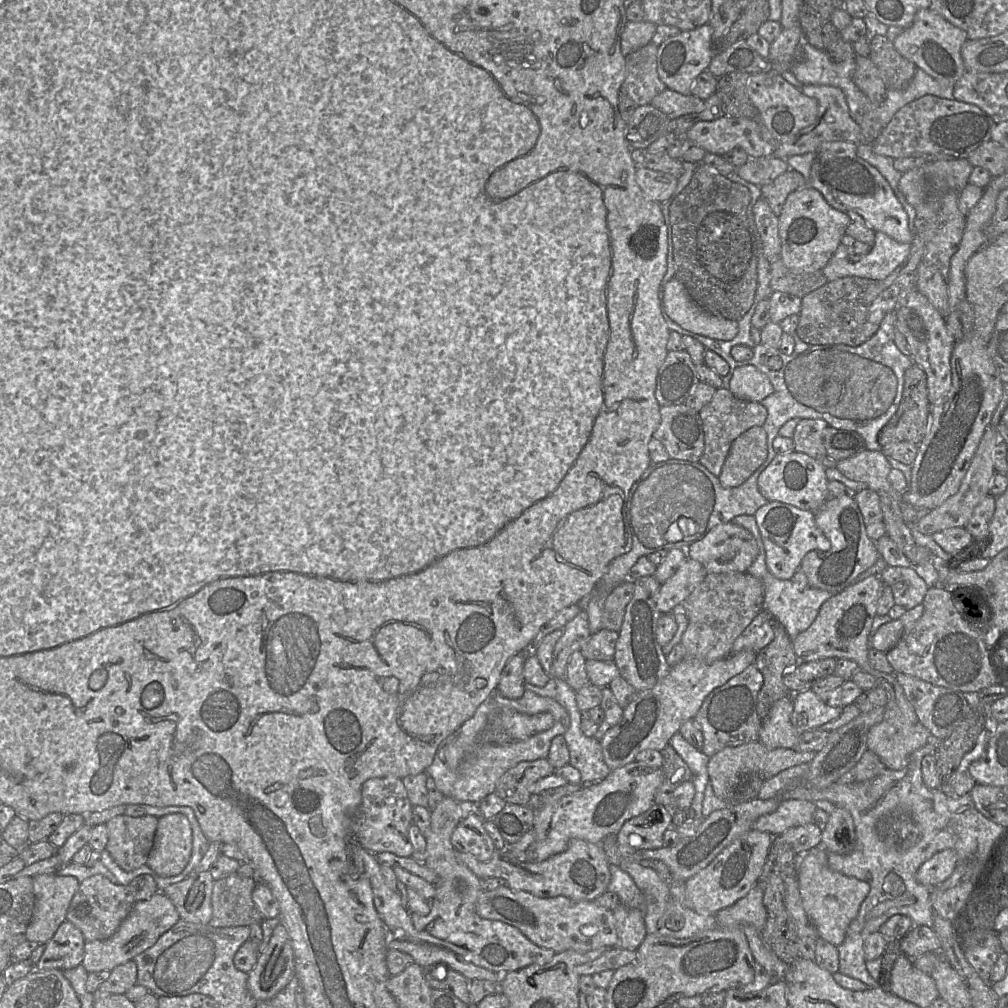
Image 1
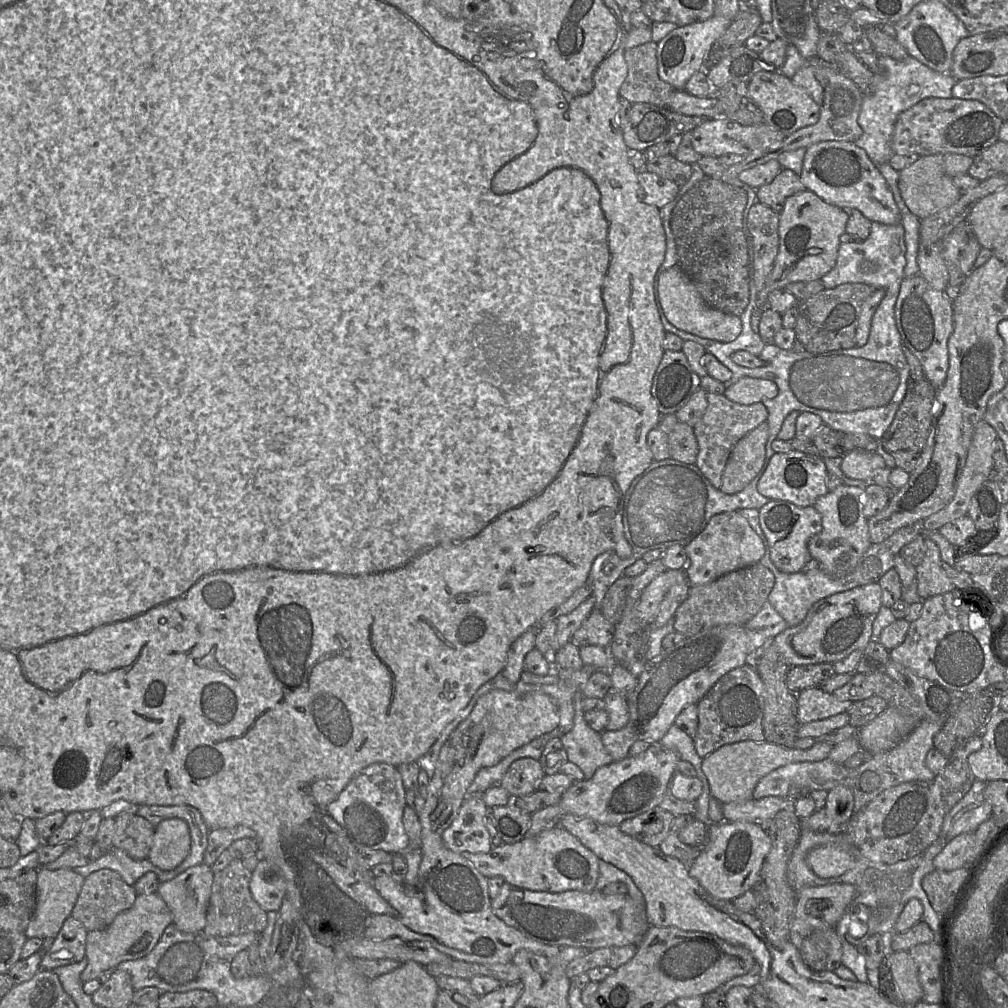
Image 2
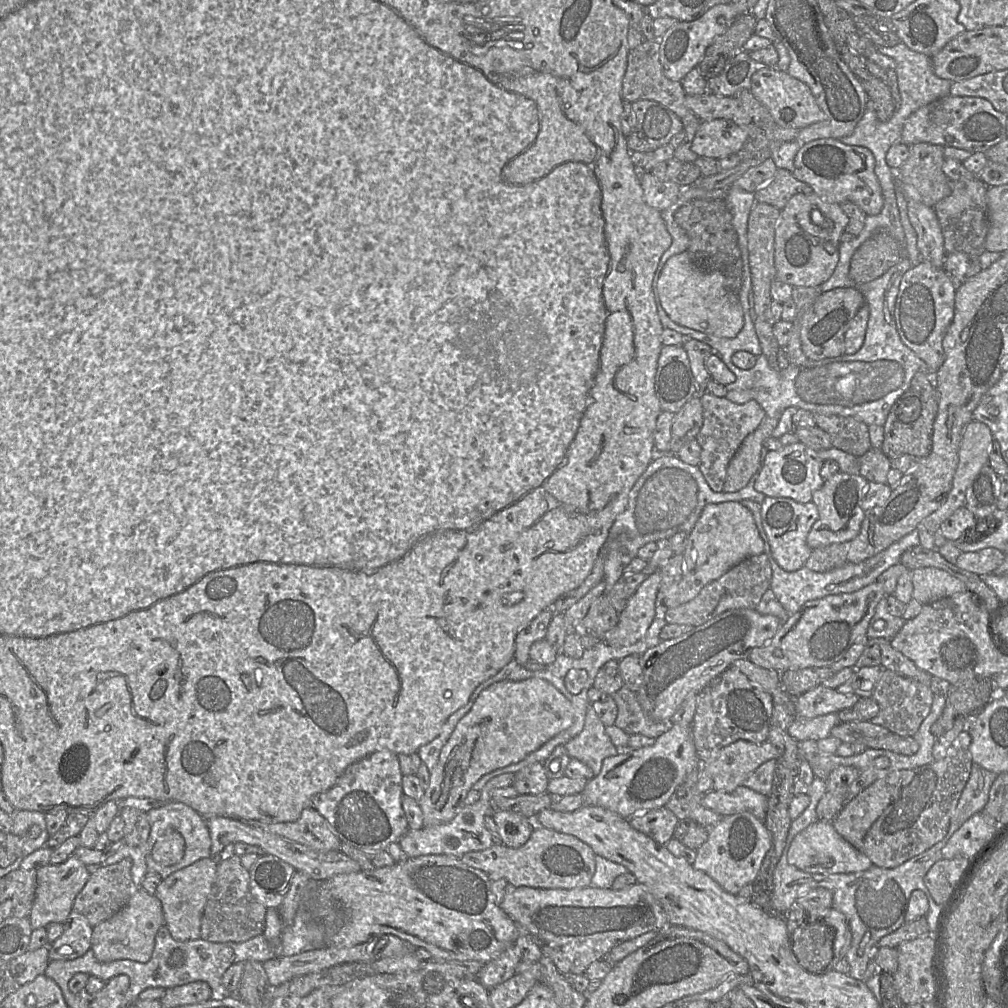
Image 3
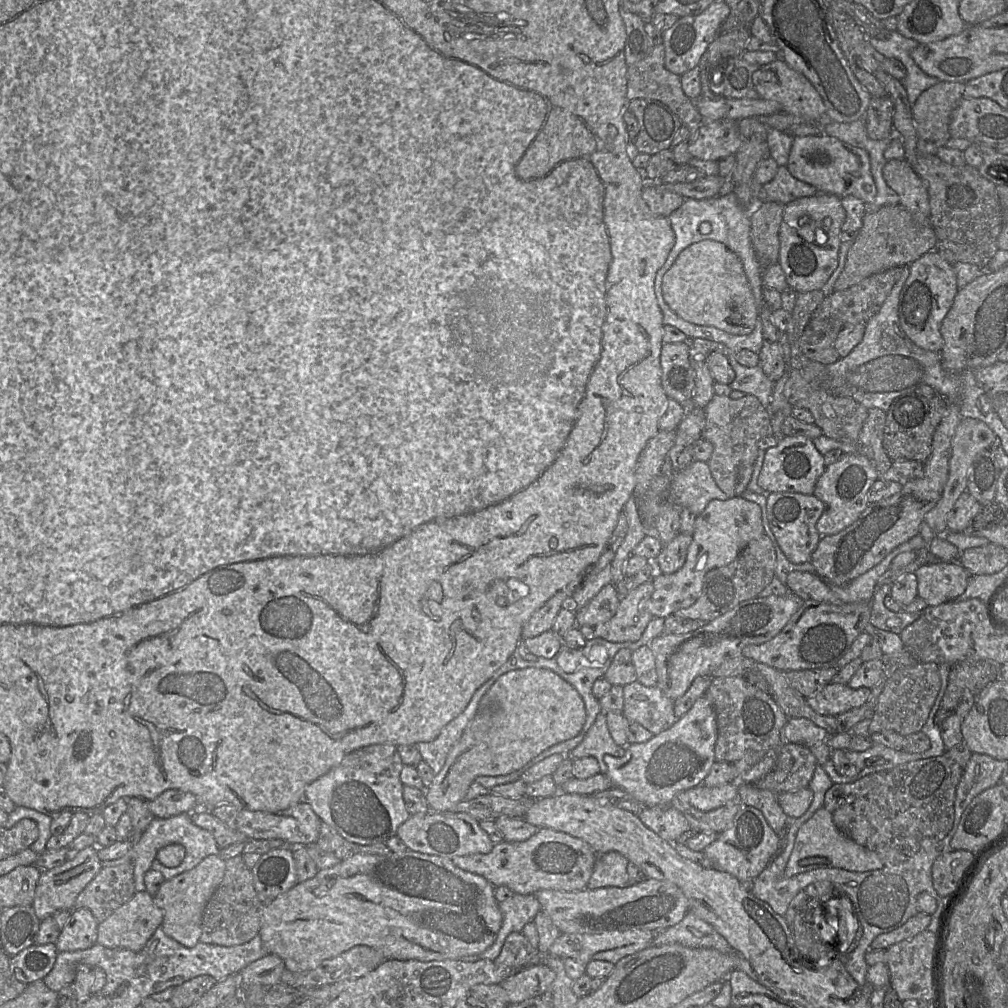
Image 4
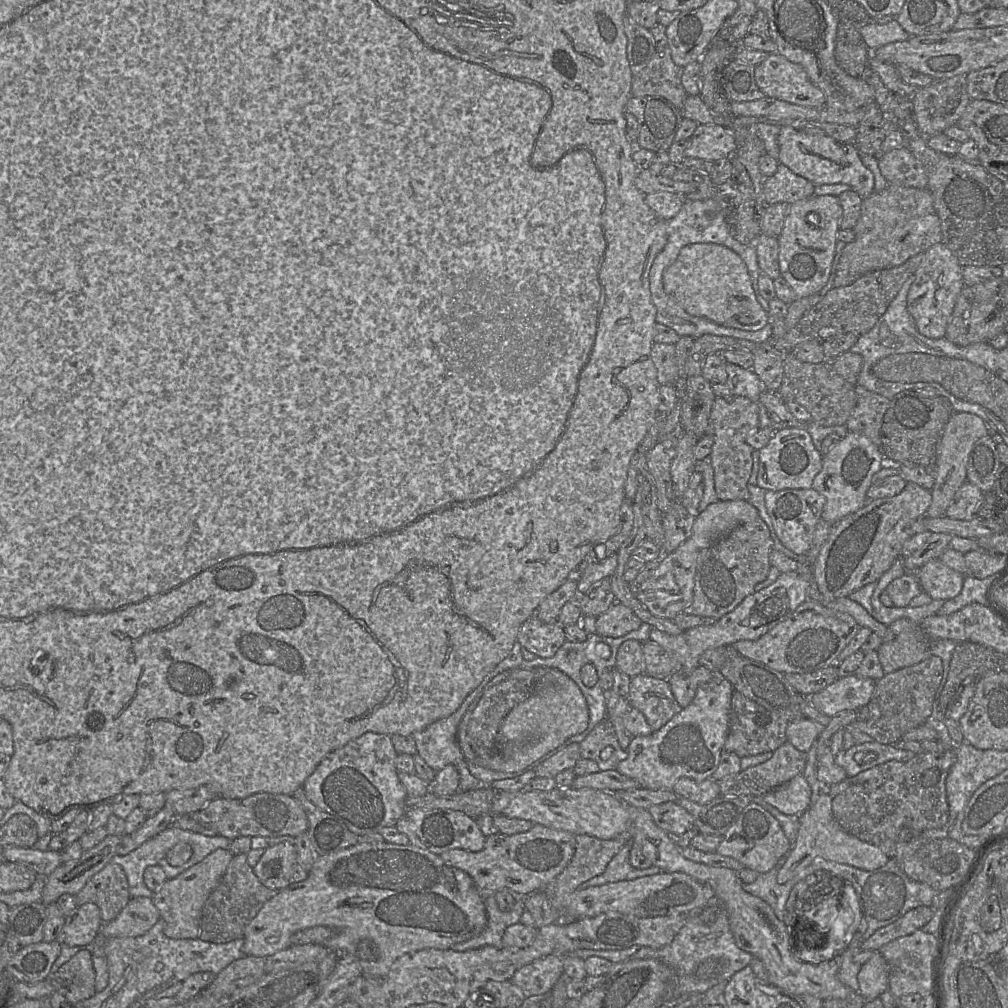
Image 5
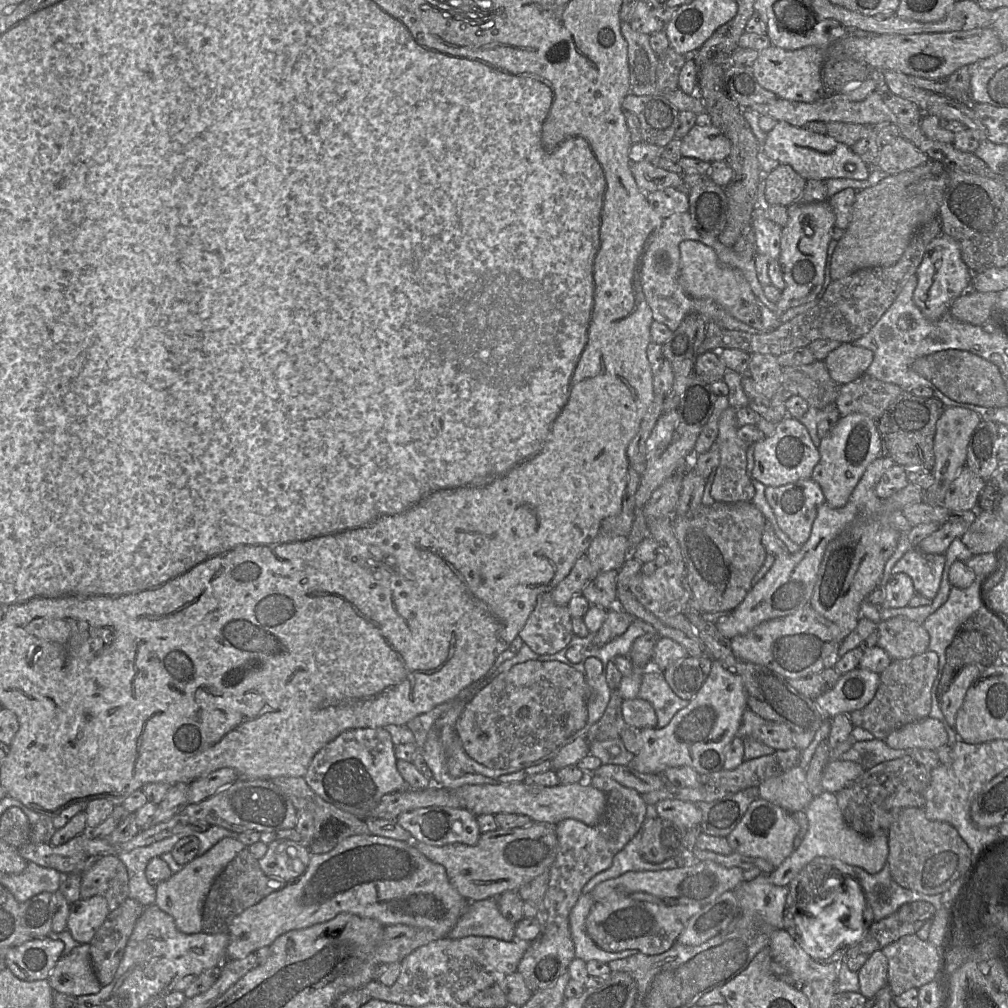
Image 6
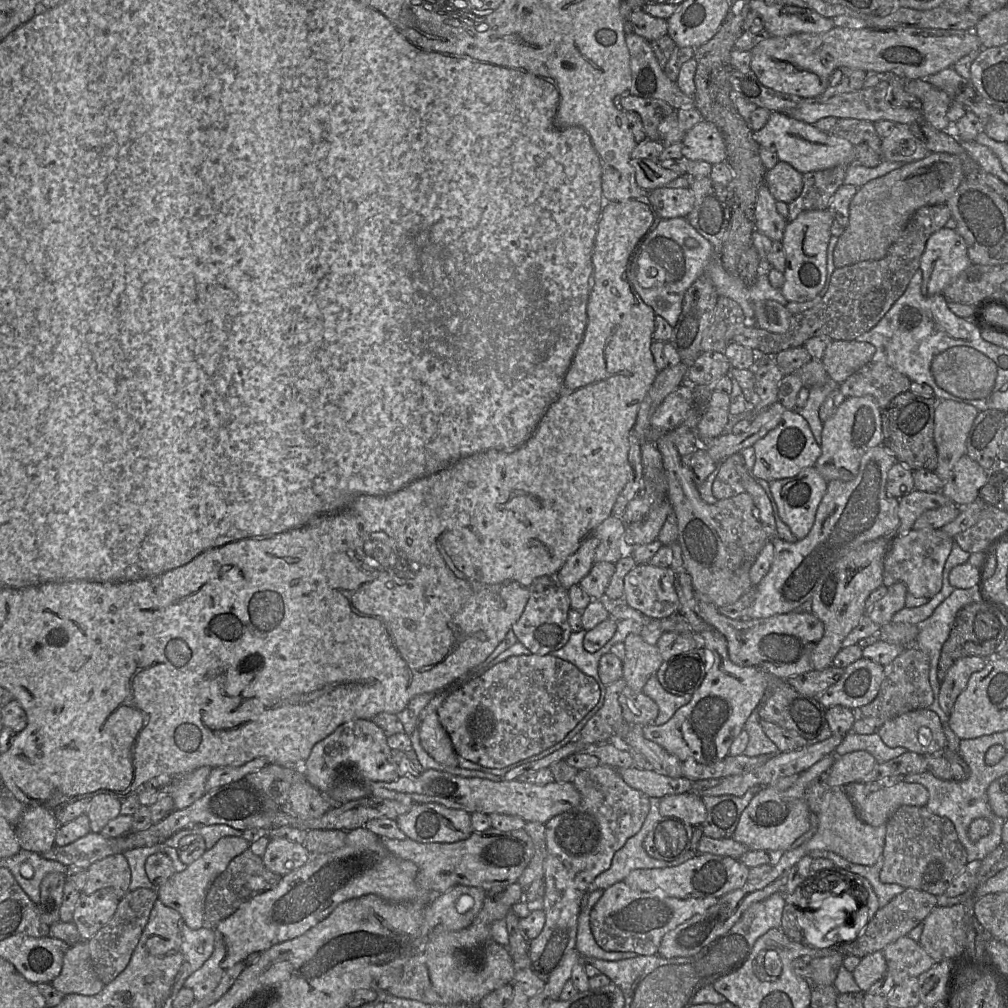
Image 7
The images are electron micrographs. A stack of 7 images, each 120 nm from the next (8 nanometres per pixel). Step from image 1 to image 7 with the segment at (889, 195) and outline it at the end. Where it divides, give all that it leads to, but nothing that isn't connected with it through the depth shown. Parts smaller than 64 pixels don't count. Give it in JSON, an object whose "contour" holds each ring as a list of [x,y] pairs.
{"contour":[[[770,112],[765,126],[754,131],[752,135],[760,147],[774,152],[779,161],[788,163],[801,174],[838,165],[848,167],[854,163],[854,146],[849,141],[822,132],[812,124],[796,120],[784,113]]]}

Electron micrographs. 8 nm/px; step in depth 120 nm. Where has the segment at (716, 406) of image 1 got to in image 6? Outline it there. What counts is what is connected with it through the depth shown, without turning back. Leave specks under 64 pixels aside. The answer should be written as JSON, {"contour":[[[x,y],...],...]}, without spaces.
{"contour":[[[734,407],[726,408],[719,419],[717,444],[720,451],[720,464],[711,488],[711,496],[718,503],[751,502],[755,495],[752,478],[747,473],[747,449],[749,445],[738,436],[737,411]]]}

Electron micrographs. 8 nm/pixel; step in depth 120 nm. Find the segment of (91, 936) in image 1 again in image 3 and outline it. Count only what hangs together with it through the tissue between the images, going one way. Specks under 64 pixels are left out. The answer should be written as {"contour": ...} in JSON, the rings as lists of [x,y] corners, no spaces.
{"contour":[[[124,858],[117,863],[96,869],[76,896],[72,910],[84,915],[92,927],[111,918],[129,902],[139,888],[132,880],[131,867],[132,859]]]}

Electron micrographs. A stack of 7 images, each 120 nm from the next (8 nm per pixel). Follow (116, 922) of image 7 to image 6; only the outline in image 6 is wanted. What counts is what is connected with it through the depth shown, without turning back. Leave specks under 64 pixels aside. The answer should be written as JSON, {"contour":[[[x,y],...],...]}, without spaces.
{"contour":[[[127,898],[110,912],[90,942],[94,972],[102,986],[109,985],[122,960],[125,947],[145,907]]]}

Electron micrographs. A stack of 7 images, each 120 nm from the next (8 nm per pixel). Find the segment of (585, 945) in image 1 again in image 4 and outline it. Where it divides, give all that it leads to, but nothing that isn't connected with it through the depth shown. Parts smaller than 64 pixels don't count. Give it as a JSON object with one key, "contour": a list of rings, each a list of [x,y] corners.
{"contour":[[[645,879],[632,886],[584,888],[578,891],[539,890],[535,893],[543,910],[565,934],[602,934],[612,931],[661,931],[679,923],[688,913],[689,903],[672,882]]]}

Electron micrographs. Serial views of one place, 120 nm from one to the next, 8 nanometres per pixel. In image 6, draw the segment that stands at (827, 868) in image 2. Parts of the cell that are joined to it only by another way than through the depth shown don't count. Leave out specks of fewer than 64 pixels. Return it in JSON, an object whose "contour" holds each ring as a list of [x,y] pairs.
{"contour":[[[823,791],[812,799],[805,813],[808,819],[807,833],[799,847],[769,874],[773,884],[788,886],[791,880],[816,857],[832,857],[860,867],[869,874],[878,873],[887,864],[889,854],[887,833],[863,836],[849,827],[839,809],[836,794]]]}

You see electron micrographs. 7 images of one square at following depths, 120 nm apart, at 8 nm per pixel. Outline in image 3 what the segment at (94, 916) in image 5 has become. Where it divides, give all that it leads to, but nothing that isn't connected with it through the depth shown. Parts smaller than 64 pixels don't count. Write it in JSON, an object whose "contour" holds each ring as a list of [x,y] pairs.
{"contour":[[[72,910],[63,923],[63,933],[53,943],[46,945],[51,960],[73,960],[91,948],[93,927],[87,918]]]}

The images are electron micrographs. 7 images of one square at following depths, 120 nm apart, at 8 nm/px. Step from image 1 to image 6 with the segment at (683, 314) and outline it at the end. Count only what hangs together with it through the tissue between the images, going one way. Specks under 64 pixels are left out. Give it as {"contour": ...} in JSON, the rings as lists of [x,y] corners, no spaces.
{"contour":[[[684,240],[680,243],[679,249],[678,280],[686,294],[697,299],[709,299],[737,320],[762,332],[770,332],[781,324],[777,314],[753,293],[742,272],[738,268],[721,262],[713,248],[698,241]]]}

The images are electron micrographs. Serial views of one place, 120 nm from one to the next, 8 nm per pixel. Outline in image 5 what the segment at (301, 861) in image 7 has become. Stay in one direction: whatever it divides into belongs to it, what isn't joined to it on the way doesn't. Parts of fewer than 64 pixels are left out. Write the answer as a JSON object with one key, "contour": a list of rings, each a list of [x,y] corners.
{"contour":[[[289,842],[266,848],[253,870],[264,886],[277,891],[304,881],[309,874],[299,862],[295,845]]]}

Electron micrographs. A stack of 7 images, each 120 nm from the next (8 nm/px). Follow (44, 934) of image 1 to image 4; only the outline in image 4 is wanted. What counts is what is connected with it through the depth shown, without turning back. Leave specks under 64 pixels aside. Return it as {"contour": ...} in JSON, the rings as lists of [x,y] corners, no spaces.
{"contour":[[[95,844],[81,850],[75,858],[67,860],[61,866],[41,870],[40,879],[35,891],[32,907],[38,919],[44,920],[59,910],[72,911],[78,895],[90,883],[102,868],[102,861],[98,857],[99,847]]]}

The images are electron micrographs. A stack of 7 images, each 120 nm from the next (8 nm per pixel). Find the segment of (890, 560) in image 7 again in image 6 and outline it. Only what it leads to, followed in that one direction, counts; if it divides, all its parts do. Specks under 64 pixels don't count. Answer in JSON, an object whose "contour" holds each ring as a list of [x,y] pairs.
{"contour":[[[912,547],[894,565],[891,575],[908,575],[915,593],[933,600],[940,588],[945,562],[945,554],[928,554]]]}

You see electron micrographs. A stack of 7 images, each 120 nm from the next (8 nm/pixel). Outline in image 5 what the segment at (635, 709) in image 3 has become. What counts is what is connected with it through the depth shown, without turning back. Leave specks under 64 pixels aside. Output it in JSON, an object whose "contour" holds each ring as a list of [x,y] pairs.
{"contour":[[[645,673],[631,678],[628,701],[646,718],[652,731],[660,730],[682,708],[677,703],[668,680]]]}

